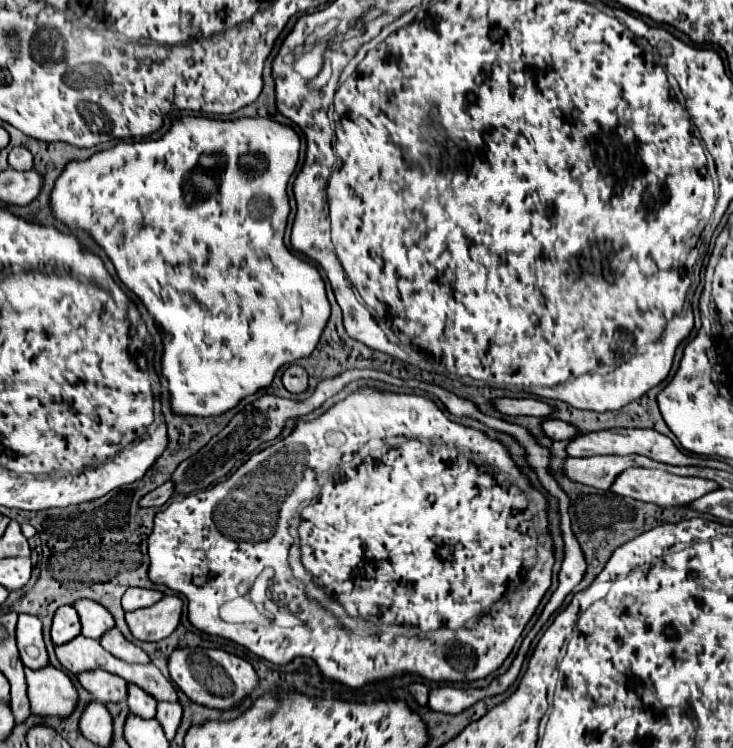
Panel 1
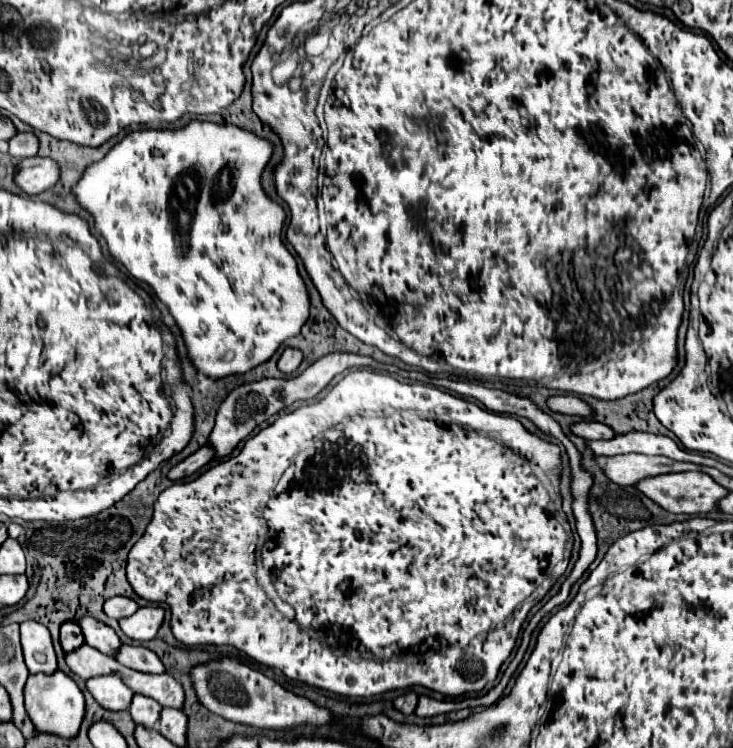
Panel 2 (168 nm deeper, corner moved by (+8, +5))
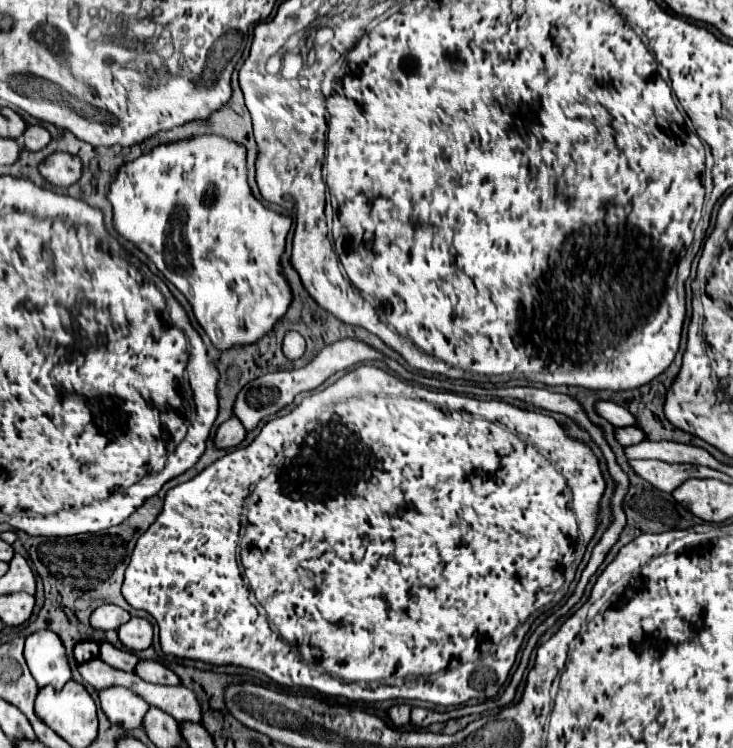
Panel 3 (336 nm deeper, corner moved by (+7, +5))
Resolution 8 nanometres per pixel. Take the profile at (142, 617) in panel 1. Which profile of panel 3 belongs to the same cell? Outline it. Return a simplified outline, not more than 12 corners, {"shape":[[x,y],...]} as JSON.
{"shape":[[132,617],[118,629],[132,651],[152,645],[152,623]]}

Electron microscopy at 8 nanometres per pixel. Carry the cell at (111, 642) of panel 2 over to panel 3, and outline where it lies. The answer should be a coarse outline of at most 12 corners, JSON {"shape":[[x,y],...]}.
{"shape":[[100,641],[100,657],[122,671],[134,671],[138,657]]}

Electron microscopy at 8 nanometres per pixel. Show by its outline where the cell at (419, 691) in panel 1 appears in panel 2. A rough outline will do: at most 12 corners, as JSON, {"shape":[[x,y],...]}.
{"shape":[[409,693],[393,701],[397,711],[411,715],[417,705],[417,695]]}

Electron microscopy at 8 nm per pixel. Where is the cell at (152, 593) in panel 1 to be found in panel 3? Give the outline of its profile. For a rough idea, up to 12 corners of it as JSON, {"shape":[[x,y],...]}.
{"shape":[[100,605],[90,623],[96,629],[118,629],[130,613],[118,605]]}

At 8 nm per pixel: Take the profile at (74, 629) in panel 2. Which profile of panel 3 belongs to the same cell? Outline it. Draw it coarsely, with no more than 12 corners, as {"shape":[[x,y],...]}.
{"shape":[[90,639],[78,641],[74,657],[84,663],[98,657],[98,643]]}

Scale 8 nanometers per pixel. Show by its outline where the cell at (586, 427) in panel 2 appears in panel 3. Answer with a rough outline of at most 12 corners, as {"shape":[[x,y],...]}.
{"shape":[[638,427],[616,429],[614,437],[624,447],[644,441]]}

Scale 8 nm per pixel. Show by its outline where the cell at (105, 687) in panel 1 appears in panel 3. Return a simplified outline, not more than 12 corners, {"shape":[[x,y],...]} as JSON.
{"shape":[[126,687],[98,691],[100,707],[124,729],[142,725],[148,703]]}

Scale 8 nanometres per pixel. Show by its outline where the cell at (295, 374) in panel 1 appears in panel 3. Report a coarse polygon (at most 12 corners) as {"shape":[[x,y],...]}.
{"shape":[[288,331],[282,345],[284,357],[296,361],[306,343],[296,331]]}

